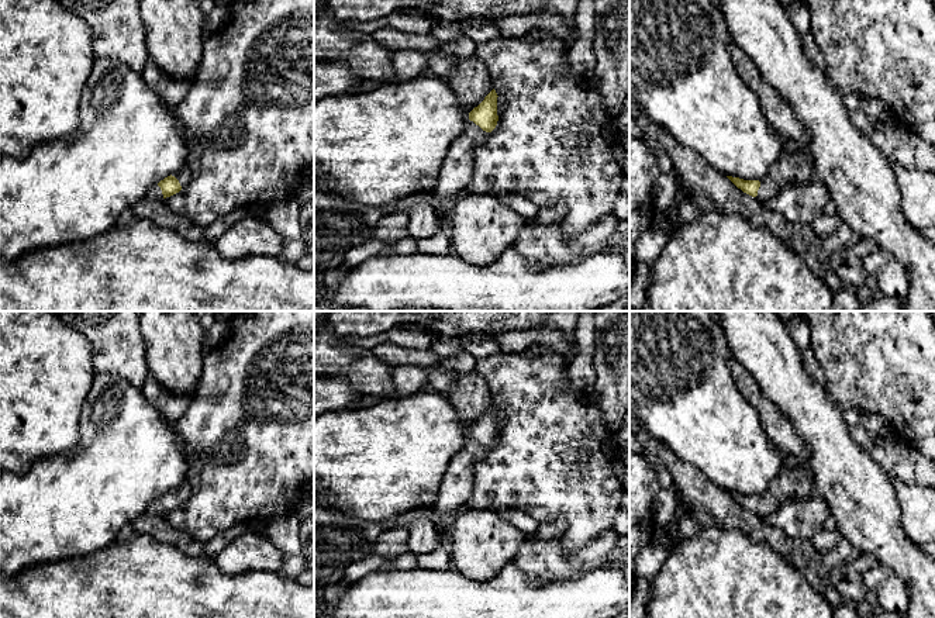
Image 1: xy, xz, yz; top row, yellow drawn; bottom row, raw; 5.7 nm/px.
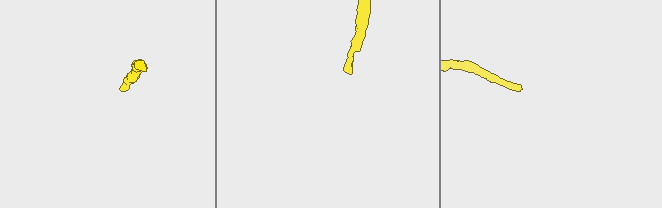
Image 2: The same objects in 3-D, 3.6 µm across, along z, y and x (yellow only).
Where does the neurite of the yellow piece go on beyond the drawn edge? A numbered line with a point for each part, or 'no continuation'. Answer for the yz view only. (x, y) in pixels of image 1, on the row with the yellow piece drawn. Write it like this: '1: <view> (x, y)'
1: yz (793, 168)

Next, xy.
1: xy (183, 178)
2: xy (155, 192)

